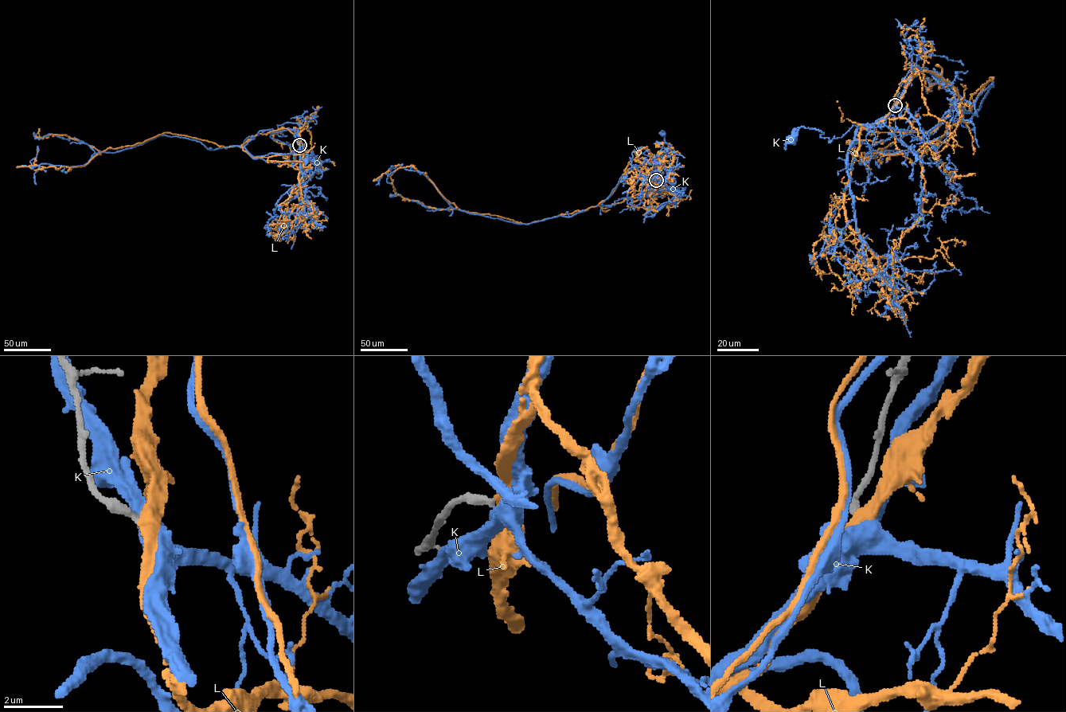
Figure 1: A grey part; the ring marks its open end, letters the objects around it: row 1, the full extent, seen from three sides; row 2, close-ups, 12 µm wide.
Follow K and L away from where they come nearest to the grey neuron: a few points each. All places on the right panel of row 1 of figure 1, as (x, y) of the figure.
K: (896, 105), (869, 127), (853, 125), (829, 142), (822, 132), (800, 127), (790, 139)
L: (895, 105), (871, 126), (859, 125), (930, 133), (993, 77), (932, 147), (861, 156), (902, 138), (919, 115)

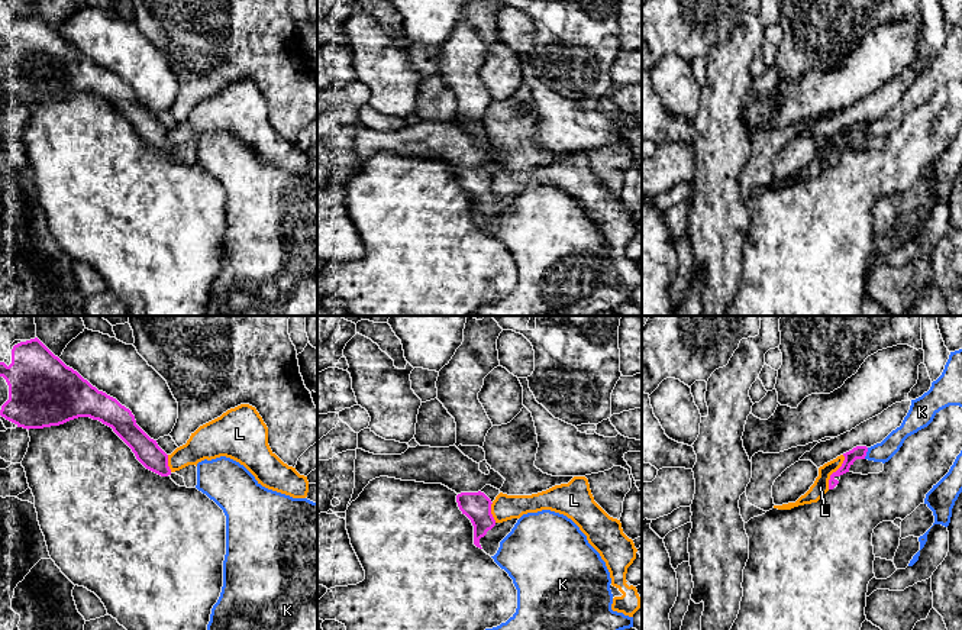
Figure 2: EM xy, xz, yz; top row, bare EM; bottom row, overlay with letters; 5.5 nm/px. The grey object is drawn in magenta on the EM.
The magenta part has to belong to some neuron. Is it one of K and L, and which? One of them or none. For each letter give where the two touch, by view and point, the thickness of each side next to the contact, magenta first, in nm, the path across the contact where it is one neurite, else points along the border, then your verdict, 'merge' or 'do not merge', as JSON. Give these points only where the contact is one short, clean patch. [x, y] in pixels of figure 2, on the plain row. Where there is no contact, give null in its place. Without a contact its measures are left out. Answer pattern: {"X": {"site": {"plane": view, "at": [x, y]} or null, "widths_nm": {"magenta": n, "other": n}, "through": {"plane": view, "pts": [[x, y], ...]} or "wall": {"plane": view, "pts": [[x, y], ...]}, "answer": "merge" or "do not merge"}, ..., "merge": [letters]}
{"K": {"site": {"plane": "yz", "at": [865, 129]}, "widths_nm": {"magenta": 80, "other": 110}, "wall": {"plane": "yz", "pts": [[868, 123], [864, 133]]}, "answer": "do not merge"}, "L": {"site": {"plane": "yz", "at": [833, 148]}, "widths_nm": {"magenta": 80, "other": 90}, "wall": {"plane": "yz", "pts": [[843, 131], [843, 138], [830, 151], [827, 164]]}, "answer": "do not merge"}, "merge": []}

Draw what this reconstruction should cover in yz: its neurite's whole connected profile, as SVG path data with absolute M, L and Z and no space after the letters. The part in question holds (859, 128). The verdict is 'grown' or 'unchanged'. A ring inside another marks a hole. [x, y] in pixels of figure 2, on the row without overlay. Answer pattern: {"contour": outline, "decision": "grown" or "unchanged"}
{"contour": "M856 122L852 126L843 129L845 136L842 142L830 151L829 165L833 165L839 159L836 154L846 148L862 149L862 151L882 148L884 139L868 136L865 133L866 127L868 127L866 122Z", "decision": "grown"}

